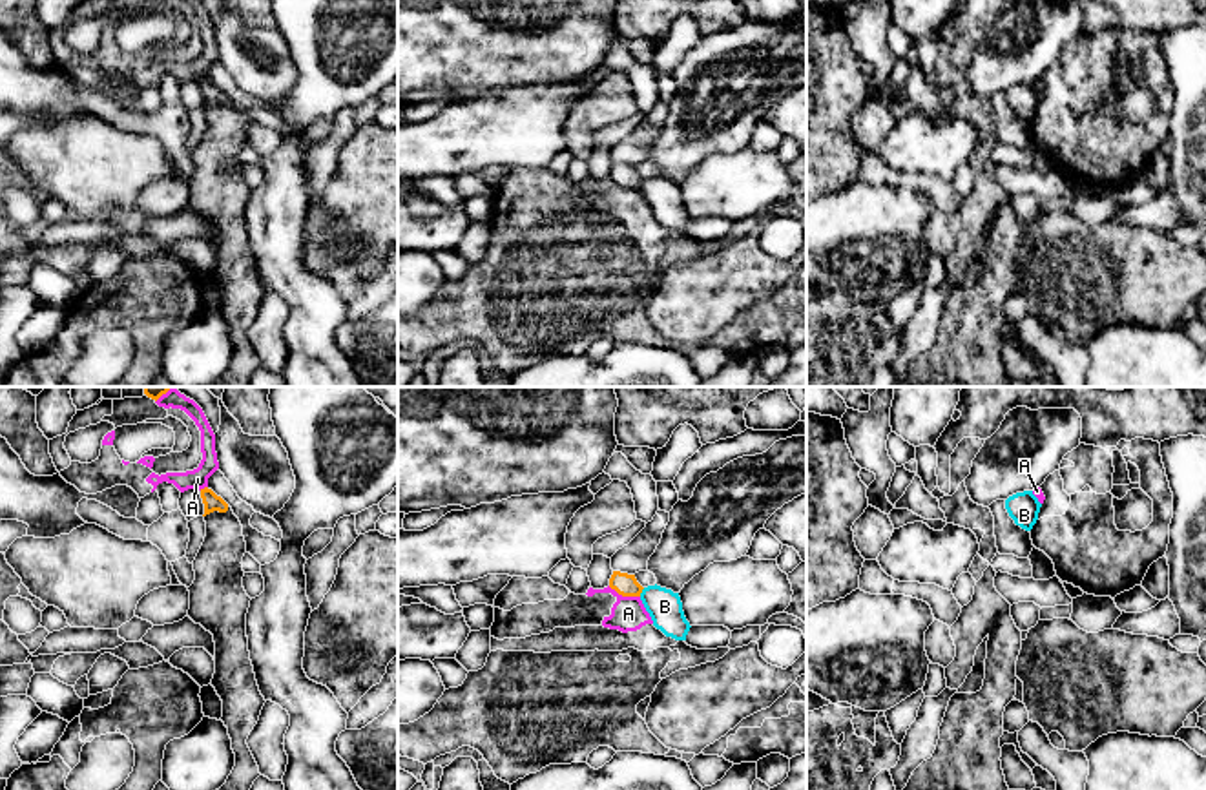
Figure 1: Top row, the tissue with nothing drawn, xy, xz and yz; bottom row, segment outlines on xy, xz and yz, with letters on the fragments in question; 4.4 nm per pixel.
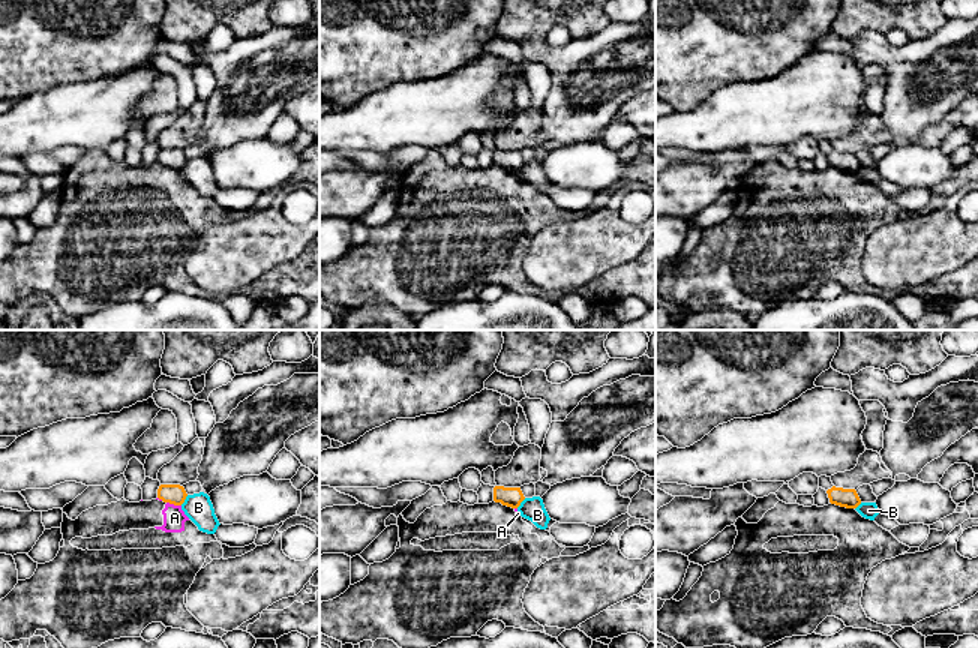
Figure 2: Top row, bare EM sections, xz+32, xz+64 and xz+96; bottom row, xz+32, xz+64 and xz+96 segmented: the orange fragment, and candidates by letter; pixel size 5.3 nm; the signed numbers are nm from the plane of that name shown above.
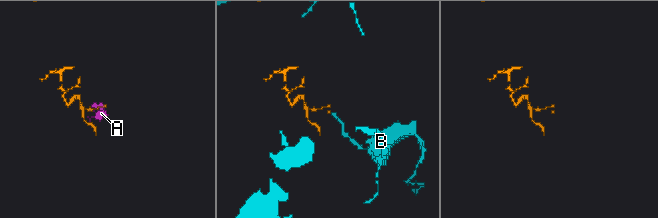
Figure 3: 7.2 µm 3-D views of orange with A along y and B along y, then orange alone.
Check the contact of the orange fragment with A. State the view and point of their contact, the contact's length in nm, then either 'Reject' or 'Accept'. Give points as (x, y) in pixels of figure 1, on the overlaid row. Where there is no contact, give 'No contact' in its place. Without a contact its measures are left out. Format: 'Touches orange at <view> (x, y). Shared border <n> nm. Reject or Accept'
Touches orange at xz (624, 595). Shared border 150 nm. Reject

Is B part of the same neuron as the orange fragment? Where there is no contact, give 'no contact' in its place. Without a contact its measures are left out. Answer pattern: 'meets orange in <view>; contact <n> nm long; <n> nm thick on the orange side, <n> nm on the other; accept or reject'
meets orange in xz; contact 50 nm long; 100 nm thick on the orange side, 150 nm on the other; reject

